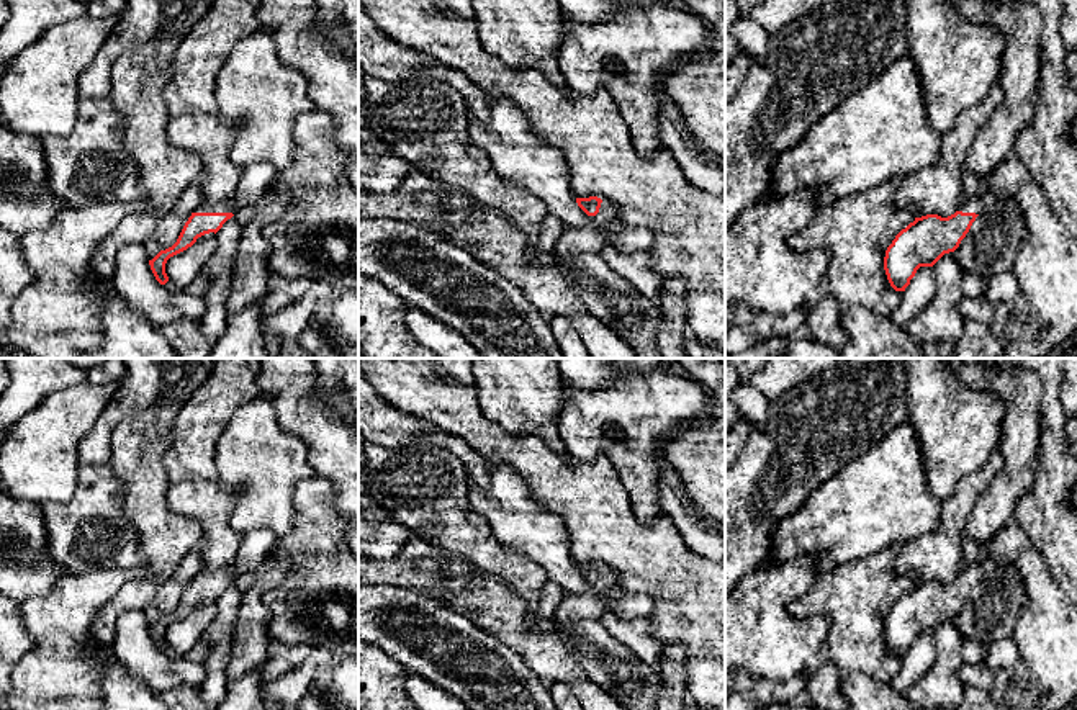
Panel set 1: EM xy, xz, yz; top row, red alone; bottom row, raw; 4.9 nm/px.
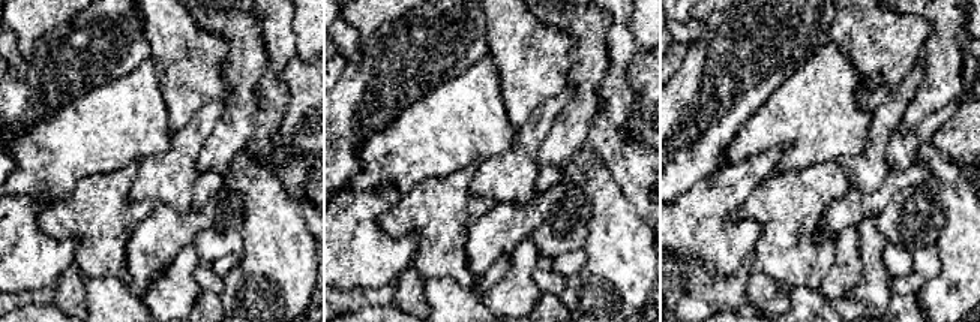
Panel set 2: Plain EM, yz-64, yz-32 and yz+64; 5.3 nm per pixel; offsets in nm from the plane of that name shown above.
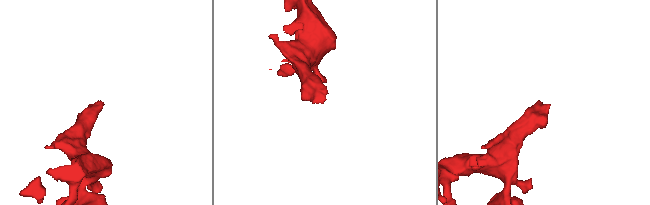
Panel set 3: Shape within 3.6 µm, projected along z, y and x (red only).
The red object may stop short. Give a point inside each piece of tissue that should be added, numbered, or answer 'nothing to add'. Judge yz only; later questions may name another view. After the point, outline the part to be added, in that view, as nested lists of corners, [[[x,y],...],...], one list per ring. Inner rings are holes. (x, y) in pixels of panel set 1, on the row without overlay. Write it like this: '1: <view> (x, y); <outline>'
1: yz (977, 571); [[[985,558],[984,561],[969,566],[966,571],[962,571],[962,579],[976,579],[982,581],[987,577],[994,569],[1002,568],[1003,564]]]

